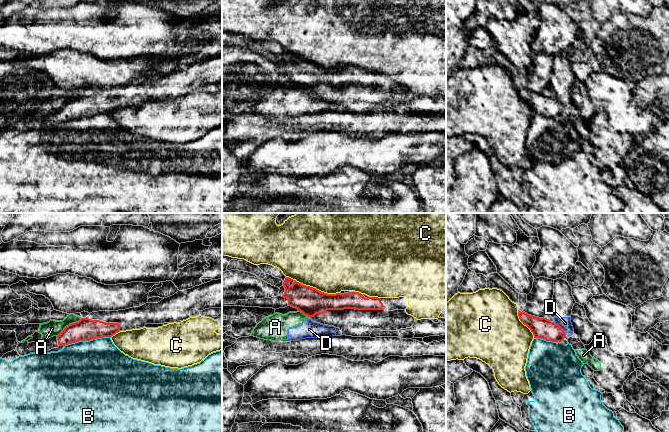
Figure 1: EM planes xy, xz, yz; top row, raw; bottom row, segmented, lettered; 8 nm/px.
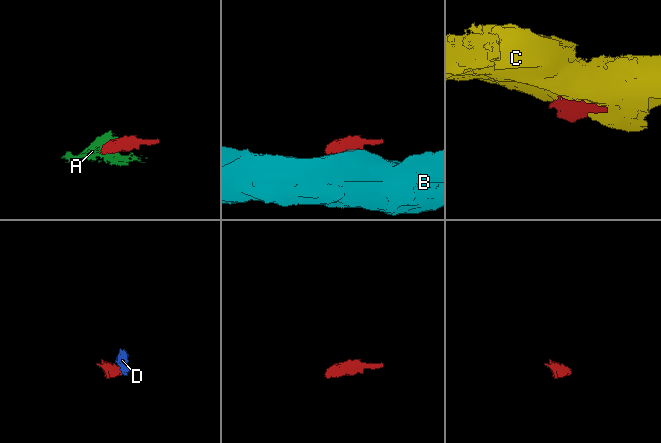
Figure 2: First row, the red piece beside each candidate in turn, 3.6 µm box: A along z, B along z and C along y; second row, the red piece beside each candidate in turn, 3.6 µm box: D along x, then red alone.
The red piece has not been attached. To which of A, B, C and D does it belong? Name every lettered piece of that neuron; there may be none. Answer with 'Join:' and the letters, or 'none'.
Join: none

